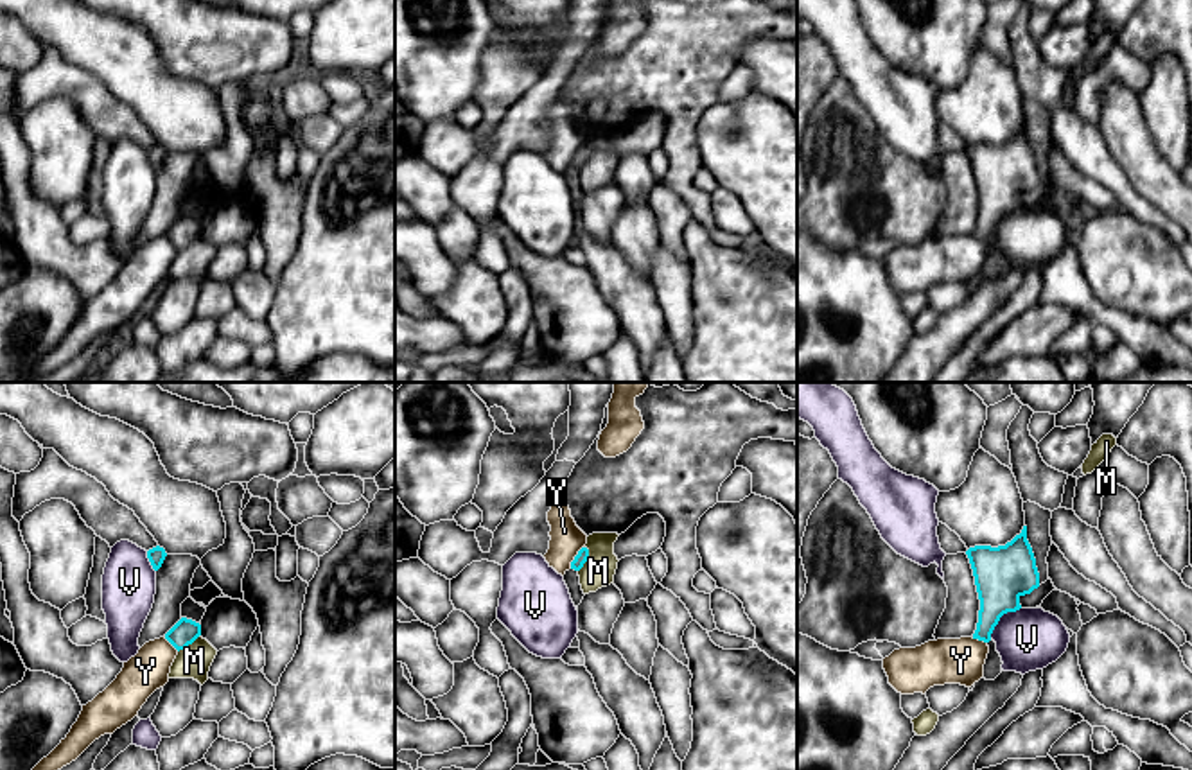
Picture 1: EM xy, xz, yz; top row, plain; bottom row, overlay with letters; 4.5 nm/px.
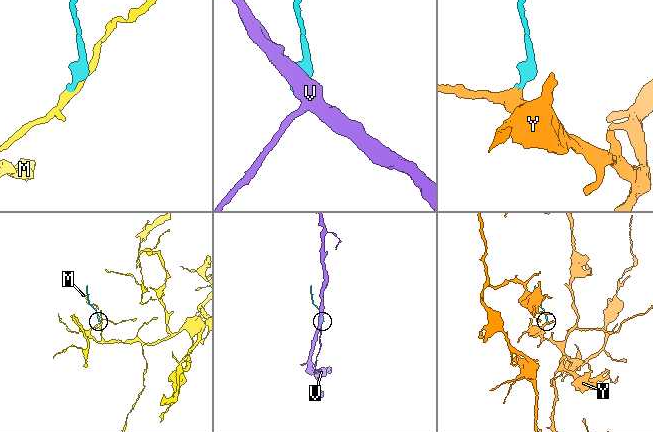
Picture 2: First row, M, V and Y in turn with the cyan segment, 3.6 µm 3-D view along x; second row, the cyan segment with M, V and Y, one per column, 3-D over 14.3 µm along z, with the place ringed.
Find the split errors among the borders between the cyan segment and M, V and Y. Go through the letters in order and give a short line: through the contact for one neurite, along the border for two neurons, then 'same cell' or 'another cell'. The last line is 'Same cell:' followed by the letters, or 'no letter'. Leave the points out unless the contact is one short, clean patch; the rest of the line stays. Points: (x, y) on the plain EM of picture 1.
M: line xz (586, 144), (587, 157), (578, 169); another cell
V: line yz (1020, 205), (1006, 210), (990, 236); another cell
Y: line xz (584, 144), (569, 166); another cell
Same cell: no letter

